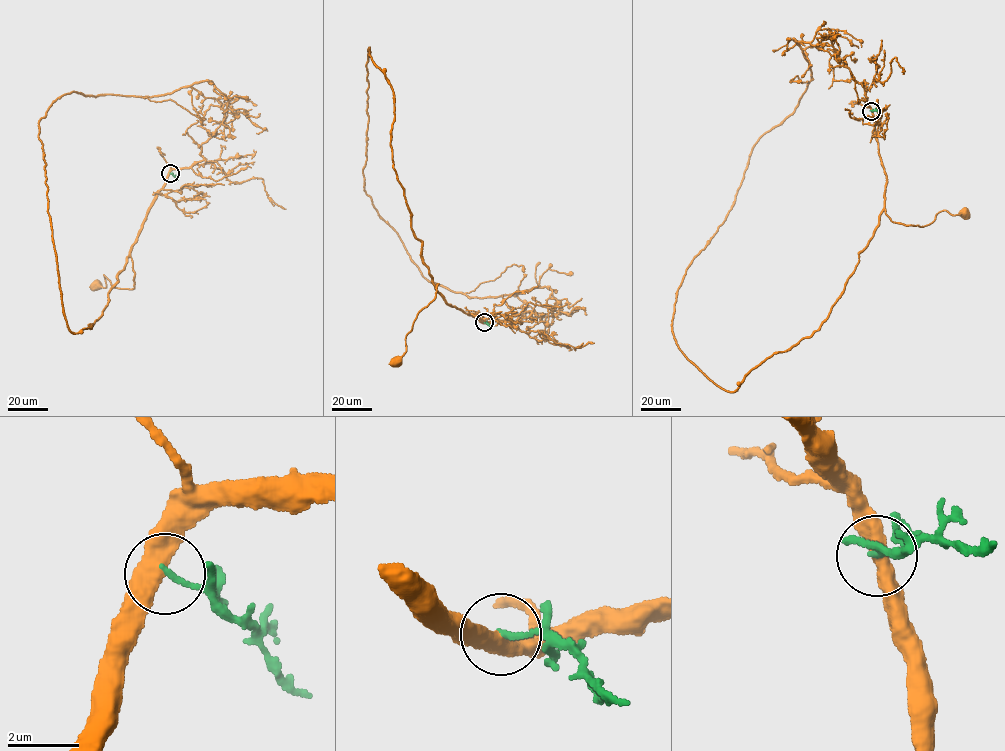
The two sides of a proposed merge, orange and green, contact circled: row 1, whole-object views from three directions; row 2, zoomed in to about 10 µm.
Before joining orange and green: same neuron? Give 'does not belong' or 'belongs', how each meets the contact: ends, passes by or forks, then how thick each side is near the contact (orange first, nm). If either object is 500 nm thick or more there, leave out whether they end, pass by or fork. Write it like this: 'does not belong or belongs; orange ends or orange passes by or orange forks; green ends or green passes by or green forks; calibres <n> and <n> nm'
does not belong; calibres 500 and 140 nm

